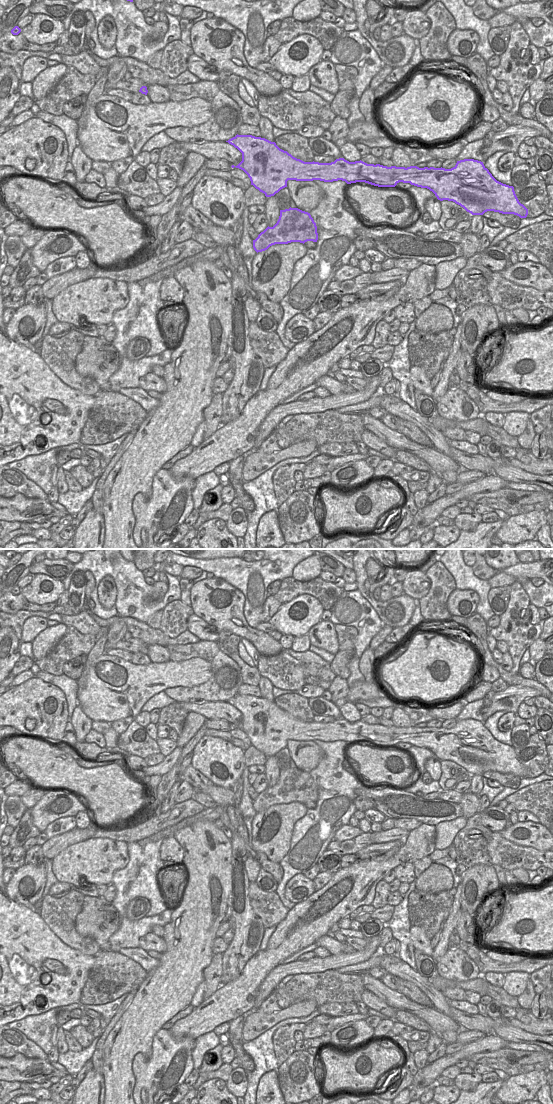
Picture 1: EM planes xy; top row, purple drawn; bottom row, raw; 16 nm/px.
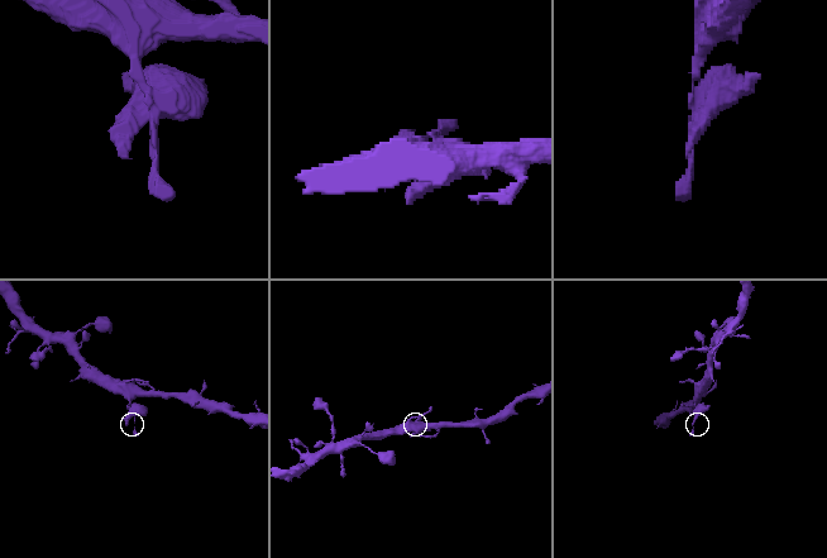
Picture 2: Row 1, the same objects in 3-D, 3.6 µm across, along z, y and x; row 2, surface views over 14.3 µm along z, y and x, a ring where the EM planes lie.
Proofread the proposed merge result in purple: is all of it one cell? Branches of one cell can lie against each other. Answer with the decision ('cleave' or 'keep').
cleave

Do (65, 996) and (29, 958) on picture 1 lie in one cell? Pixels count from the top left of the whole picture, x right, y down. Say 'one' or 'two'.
one

